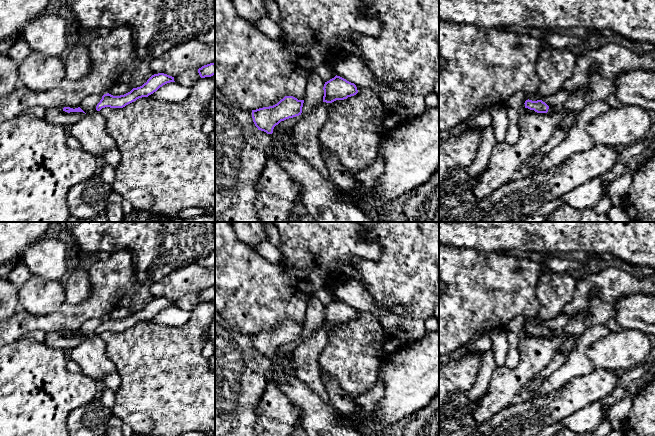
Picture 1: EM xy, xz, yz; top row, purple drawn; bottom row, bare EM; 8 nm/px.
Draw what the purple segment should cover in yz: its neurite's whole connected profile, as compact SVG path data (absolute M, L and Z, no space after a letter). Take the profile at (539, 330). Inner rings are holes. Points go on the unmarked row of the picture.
M528 323L524 328L525 332L534 334L537 337L547 337L549 333L549 330L542 324L532 325Z

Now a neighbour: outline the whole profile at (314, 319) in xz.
M313 298L309 301L301 339L308 338L317 329L323 327L324 308L325 306L317 298Z

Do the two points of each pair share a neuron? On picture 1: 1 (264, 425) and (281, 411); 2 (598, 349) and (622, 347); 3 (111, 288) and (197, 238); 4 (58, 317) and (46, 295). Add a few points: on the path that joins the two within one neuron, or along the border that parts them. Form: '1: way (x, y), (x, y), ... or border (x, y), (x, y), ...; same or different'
1: way (268, 424), (277, 415); same
2: way (604, 349), (616, 349); same
3: border (134, 267), (136, 270); different
4: border (64, 301), (57, 309), (50, 313), (32, 315); different

